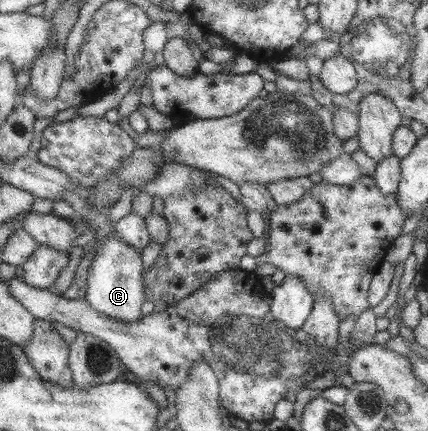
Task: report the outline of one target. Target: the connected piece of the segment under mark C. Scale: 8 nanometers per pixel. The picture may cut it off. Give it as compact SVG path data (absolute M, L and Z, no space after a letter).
M131 210L116 222L112 231L104 236L104 241L95 246L91 263L87 267L87 288L84 296L90 308L122 324L136 322L143 317L140 305L144 301L144 284L141 281L144 268L139 252L149 240L144 219Z

